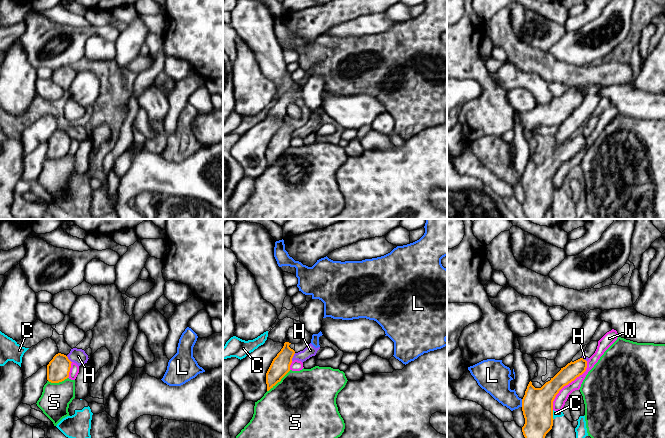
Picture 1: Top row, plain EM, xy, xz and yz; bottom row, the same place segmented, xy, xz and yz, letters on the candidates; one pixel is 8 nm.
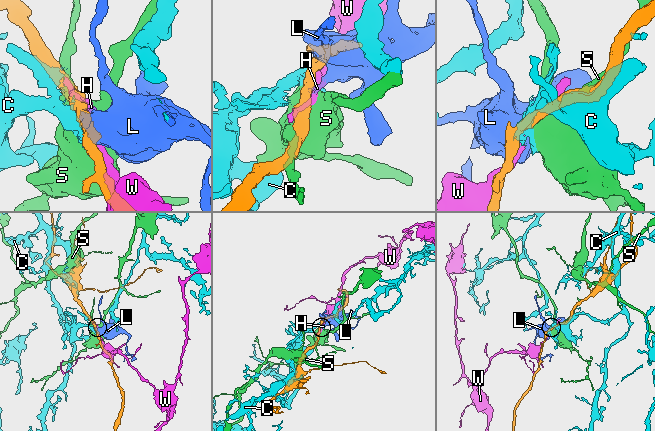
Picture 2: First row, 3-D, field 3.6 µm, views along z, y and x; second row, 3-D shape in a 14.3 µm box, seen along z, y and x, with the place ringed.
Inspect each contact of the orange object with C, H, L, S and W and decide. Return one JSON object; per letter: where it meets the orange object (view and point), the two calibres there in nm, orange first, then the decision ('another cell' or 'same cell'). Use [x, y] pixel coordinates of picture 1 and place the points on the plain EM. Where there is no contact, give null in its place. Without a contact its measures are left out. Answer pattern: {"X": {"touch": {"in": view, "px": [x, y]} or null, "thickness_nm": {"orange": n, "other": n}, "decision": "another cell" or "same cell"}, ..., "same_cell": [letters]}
{"C": {"touch": {"in": "yz", "px": [552, 191]}, "thickness_nm": {"orange": 260, "other": 50}, "decision": "another cell"}, "H": {"touch": {"in": "xz", "px": [292, 133]}, "thickness_nm": {"orange": 160, "other": 90}, "decision": "another cell"}, "L": {"touch": {"in": "yz", "px": [522, 179]}, "thickness_nm": {"orange": 260, "other": 190}, "decision": "another cell"}, "S": {"touch": {"in": "xz", "px": [278, 157]}, "thickness_nm": {"orange": 160, "other": 480}, "decision": "another cell"}, "W": {"touch": {"in": "yz", "px": [567, 160]}, "thickness_nm": {"orange": 190, "other": 90}, "decision": "another cell"}, "same_cell": []}

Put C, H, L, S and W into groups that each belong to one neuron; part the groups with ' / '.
C / H L / S / W

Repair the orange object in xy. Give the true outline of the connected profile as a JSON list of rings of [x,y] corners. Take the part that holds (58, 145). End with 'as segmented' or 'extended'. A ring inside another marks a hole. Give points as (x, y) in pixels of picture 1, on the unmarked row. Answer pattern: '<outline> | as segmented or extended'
[[[56,130],[47,141],[47,156],[51,159],[59,159],[67,155],[71,139],[66,131]]] | as segmented

